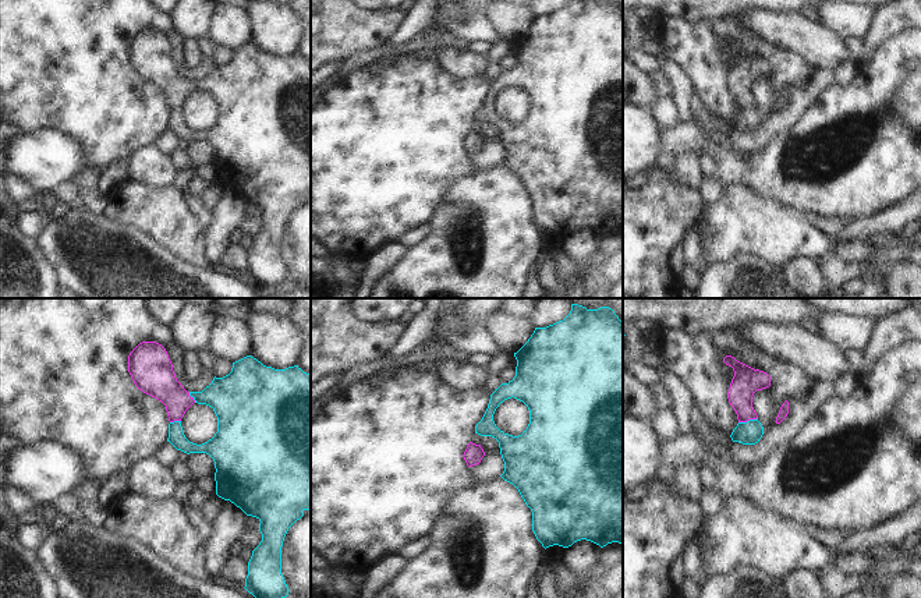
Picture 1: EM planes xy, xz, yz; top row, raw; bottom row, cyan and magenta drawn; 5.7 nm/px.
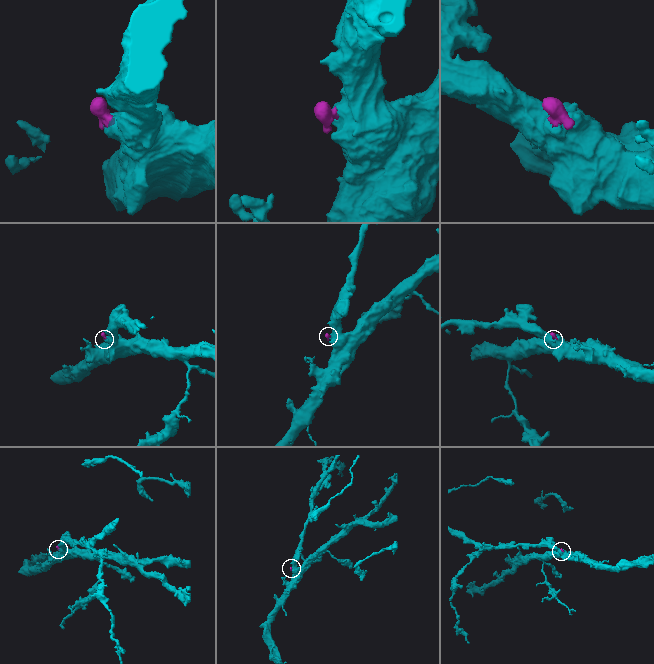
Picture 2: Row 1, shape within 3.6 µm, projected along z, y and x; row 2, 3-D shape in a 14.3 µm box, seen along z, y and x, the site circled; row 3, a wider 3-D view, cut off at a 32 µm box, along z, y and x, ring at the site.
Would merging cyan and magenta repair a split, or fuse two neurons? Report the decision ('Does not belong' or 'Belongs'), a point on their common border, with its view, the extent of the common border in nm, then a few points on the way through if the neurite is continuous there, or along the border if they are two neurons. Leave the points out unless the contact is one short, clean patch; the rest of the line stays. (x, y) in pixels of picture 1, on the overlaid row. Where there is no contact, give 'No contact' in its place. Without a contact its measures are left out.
Belongs. Touches cyan at yz (747, 421). Shared border 120 nm. Path across: yz (750, 432), (747, 421), (747, 381).

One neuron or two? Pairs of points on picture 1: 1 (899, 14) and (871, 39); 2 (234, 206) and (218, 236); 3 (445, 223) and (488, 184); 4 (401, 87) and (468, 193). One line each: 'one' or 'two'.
1: one
2: one
3: one
4: two

